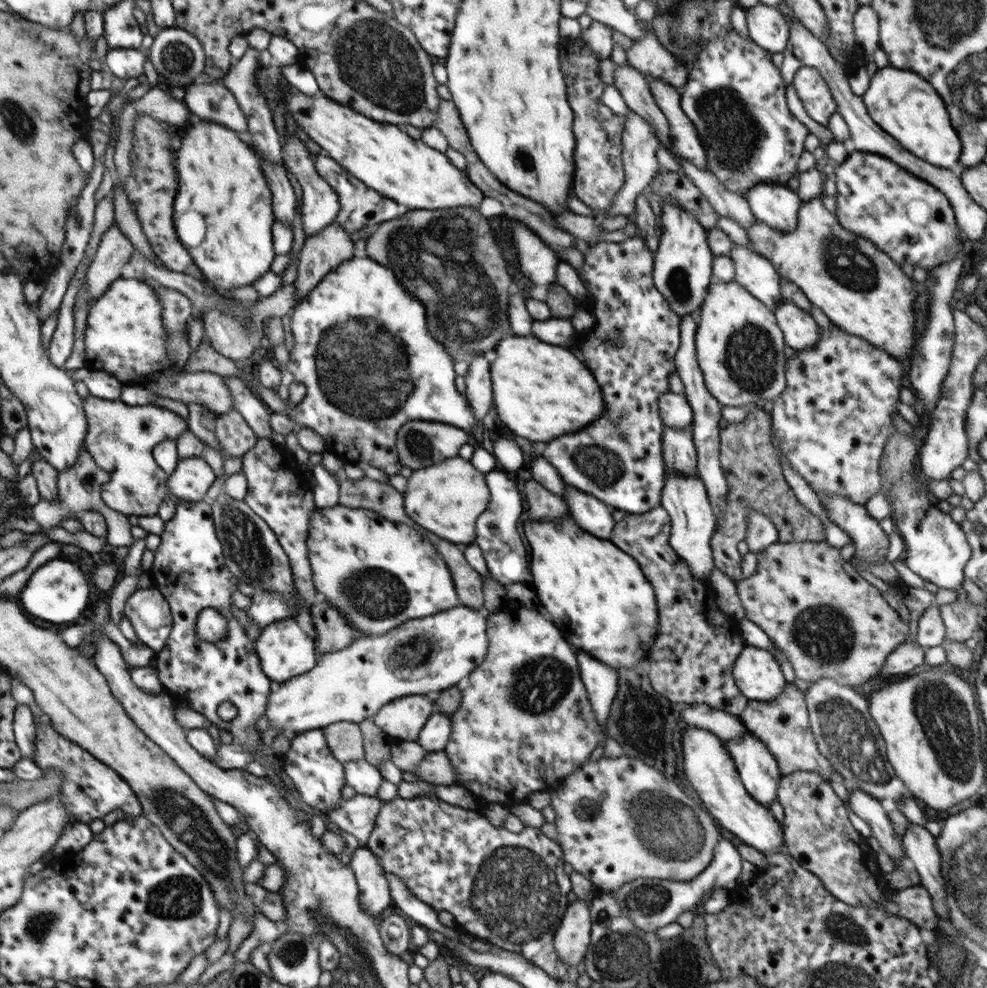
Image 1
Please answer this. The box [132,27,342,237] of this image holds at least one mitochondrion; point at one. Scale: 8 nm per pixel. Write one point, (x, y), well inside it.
(175, 58)

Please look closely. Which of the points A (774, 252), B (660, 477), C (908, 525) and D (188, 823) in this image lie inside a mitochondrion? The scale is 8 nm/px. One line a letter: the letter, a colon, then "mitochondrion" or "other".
A: other
B: other
C: other
D: mitochondrion

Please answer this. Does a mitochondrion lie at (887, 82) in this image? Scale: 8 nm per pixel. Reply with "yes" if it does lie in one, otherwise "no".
no

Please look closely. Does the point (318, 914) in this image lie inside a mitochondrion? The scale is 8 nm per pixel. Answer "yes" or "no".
yes

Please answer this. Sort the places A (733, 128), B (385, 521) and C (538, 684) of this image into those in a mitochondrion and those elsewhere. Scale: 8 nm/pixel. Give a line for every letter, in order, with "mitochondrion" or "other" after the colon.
A: mitochondrion
B: other
C: mitochondrion

